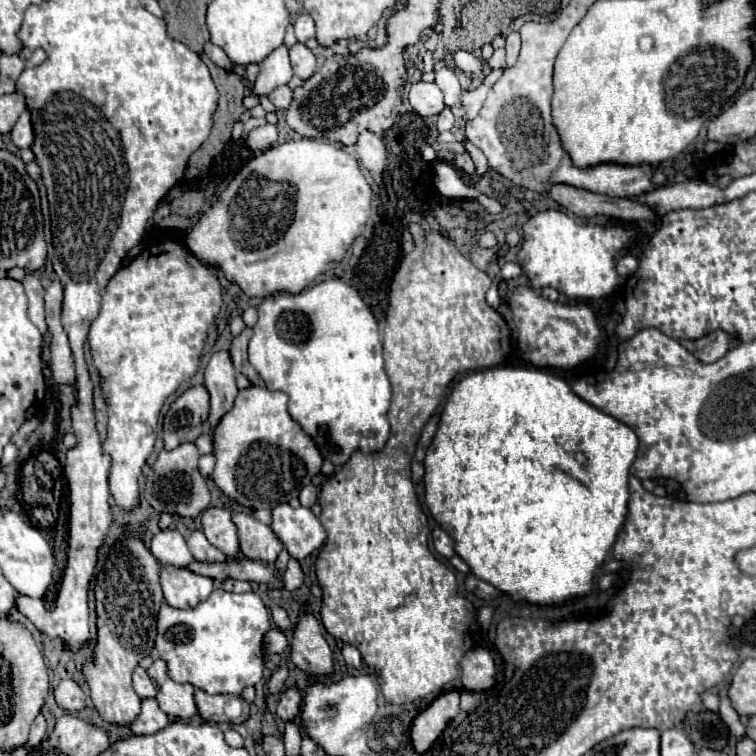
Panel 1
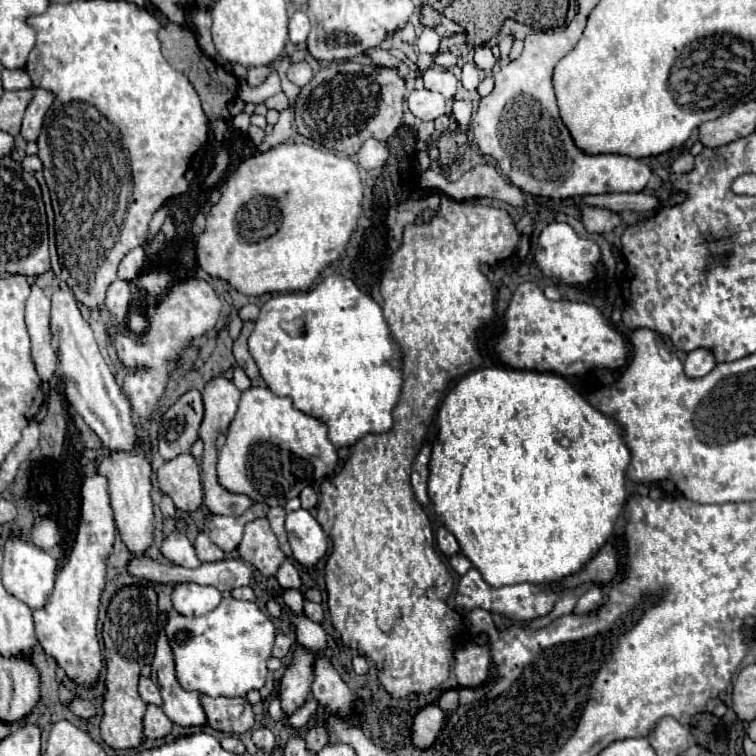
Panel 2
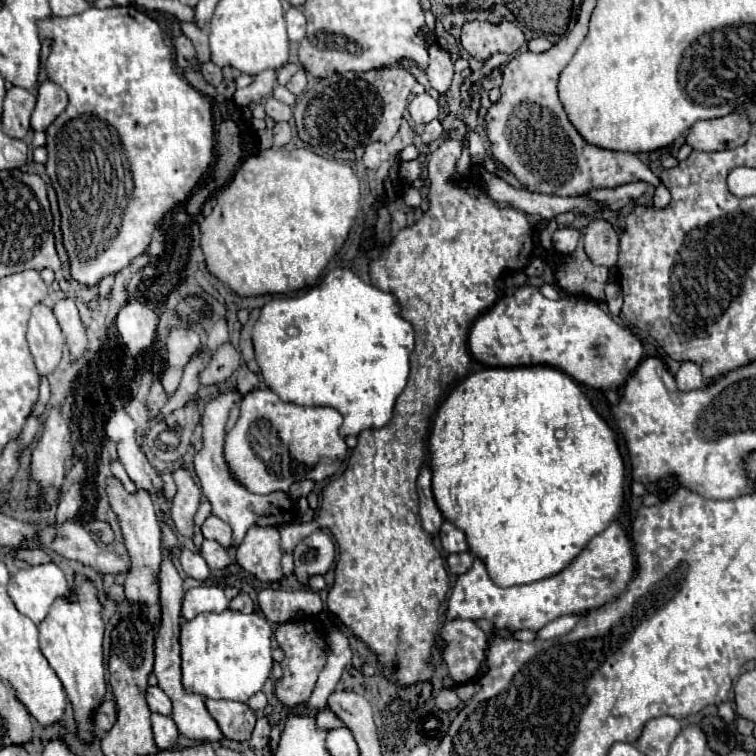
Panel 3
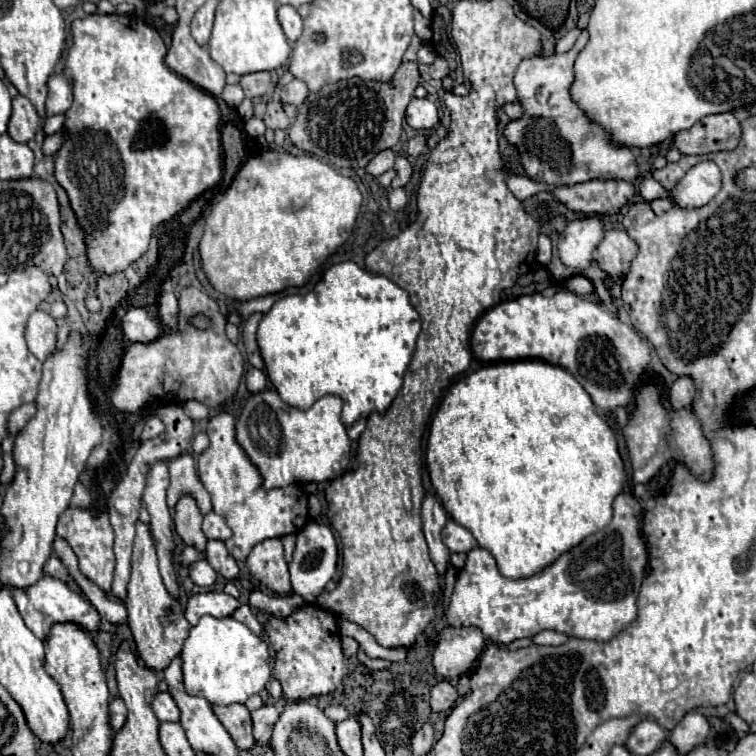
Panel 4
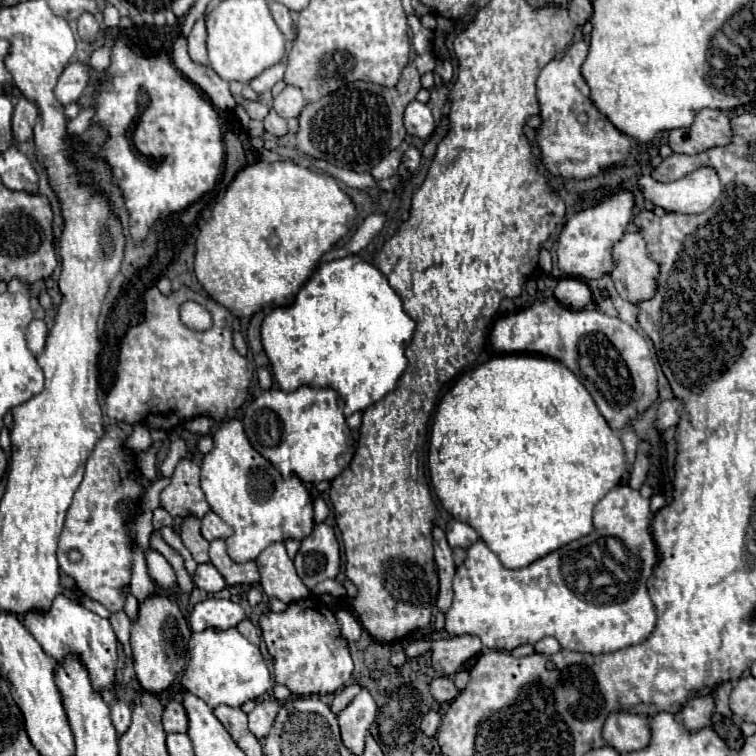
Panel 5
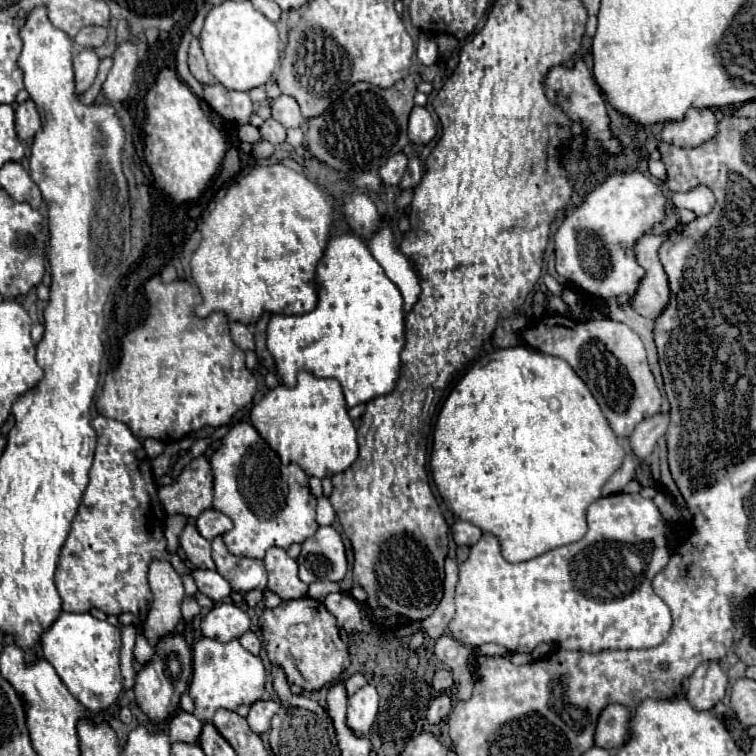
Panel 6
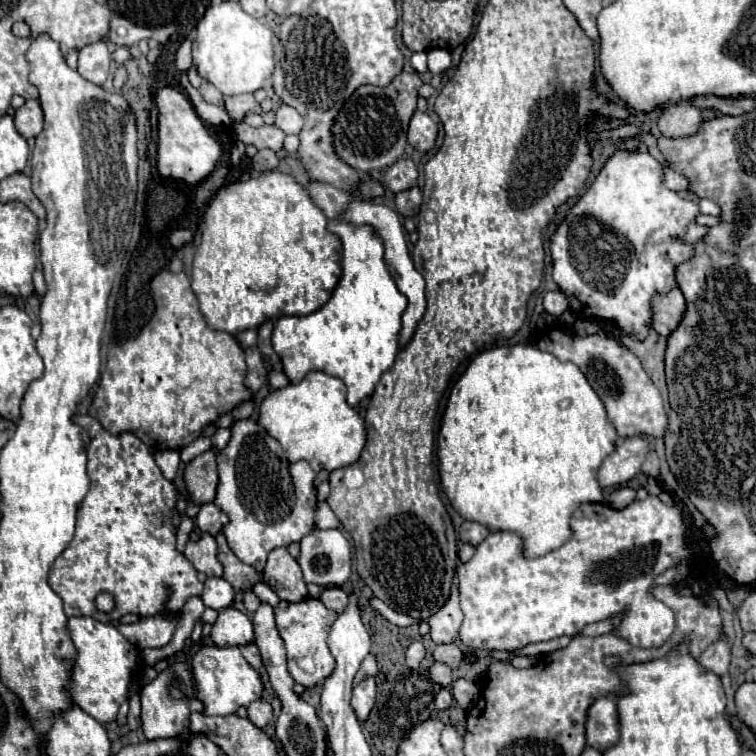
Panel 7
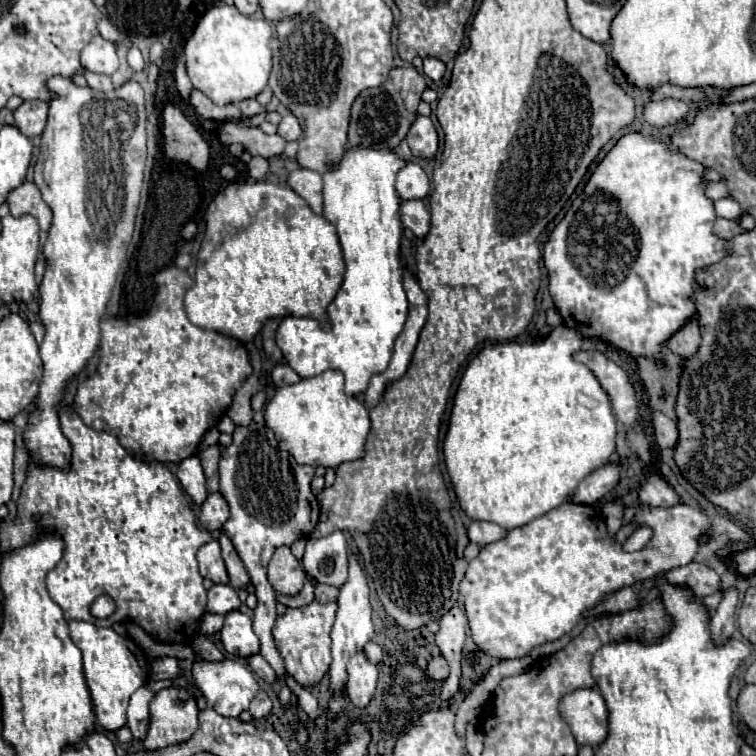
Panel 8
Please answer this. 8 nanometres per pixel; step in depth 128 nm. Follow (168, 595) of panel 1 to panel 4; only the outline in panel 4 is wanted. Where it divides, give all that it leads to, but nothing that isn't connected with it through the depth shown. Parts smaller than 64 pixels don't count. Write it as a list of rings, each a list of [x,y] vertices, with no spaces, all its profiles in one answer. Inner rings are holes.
[[[200,592],[192,594],[186,604],[186,620],[192,624],[198,624],[200,616],[210,614],[210,616],[232,616],[232,612],[240,606],[240,602],[224,592]]]

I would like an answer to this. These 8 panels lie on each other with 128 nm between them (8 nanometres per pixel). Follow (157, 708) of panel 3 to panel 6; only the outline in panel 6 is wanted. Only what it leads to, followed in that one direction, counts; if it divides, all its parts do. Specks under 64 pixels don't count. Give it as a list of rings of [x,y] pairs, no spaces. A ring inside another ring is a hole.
[[[176,712],[168,720],[168,736],[172,742],[188,742],[188,744],[198,744],[198,736],[202,730],[202,722],[190,714],[190,712]]]

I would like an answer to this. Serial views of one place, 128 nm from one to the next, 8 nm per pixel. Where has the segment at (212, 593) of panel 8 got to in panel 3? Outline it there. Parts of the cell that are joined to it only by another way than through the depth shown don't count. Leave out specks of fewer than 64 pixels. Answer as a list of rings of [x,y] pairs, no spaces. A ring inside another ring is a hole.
[[[180,546],[180,564],[182,564],[186,576],[190,576],[190,578],[208,580],[208,576],[210,576],[206,560],[198,552],[192,552],[192,550],[182,548],[182,546]]]

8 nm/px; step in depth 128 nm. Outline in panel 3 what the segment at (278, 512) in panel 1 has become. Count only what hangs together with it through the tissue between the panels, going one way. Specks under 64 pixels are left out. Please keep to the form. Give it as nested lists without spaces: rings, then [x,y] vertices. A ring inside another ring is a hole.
[[[314,530],[294,548],[294,574],[306,584],[308,576],[324,574],[334,562],[334,544],[324,530]]]

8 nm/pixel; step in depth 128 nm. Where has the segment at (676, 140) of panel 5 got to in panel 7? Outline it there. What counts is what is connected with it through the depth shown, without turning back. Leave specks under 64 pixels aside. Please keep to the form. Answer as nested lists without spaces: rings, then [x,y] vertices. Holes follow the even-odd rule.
[[[680,102],[662,110],[658,118],[658,128],[666,138],[684,138],[698,134],[702,122],[704,118],[700,108],[688,102]]]

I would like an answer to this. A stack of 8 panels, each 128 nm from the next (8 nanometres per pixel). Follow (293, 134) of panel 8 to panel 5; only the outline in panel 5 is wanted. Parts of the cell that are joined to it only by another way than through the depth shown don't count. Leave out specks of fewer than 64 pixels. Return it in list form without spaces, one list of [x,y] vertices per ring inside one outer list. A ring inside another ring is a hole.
[[[286,86],[286,88],[274,98],[274,108],[276,108],[276,112],[280,112],[280,116],[284,116],[286,120],[288,120],[288,118],[294,118],[294,116],[300,116],[304,104],[306,104],[306,100],[304,100],[304,96],[302,96],[302,90],[296,88],[296,86]]]

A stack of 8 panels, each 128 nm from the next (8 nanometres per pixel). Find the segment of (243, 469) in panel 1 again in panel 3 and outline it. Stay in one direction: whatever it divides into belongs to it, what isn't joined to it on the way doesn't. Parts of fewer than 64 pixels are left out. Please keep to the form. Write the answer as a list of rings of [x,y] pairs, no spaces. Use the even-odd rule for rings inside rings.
[[[256,388],[240,402],[240,418],[226,434],[224,460],[234,480],[238,480],[246,490],[254,494],[288,492],[288,488],[298,480],[308,478],[320,482],[342,468],[340,462],[346,458],[348,448],[338,434],[340,424],[342,416],[334,408],[306,408],[282,402],[270,388]]]

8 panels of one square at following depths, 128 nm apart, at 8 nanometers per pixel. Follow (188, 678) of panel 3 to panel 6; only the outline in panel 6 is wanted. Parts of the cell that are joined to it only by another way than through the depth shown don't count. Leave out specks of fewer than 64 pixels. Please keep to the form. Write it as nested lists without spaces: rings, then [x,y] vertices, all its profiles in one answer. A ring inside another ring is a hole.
[[[200,638],[192,648],[192,680],[188,694],[194,700],[194,716],[210,720],[218,708],[236,710],[240,704],[254,704],[262,698],[266,686],[266,670],[258,656],[242,648],[238,638],[222,644],[212,638]]]

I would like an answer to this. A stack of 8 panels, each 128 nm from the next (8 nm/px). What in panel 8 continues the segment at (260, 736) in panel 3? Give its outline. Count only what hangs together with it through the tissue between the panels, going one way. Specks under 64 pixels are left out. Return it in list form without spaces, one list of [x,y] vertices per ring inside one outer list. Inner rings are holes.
[[[260,692],[260,694],[252,700],[252,704],[250,704],[250,714],[252,714],[254,720],[260,720],[260,718],[268,716],[270,710],[272,710],[272,700],[268,698],[266,692]]]

